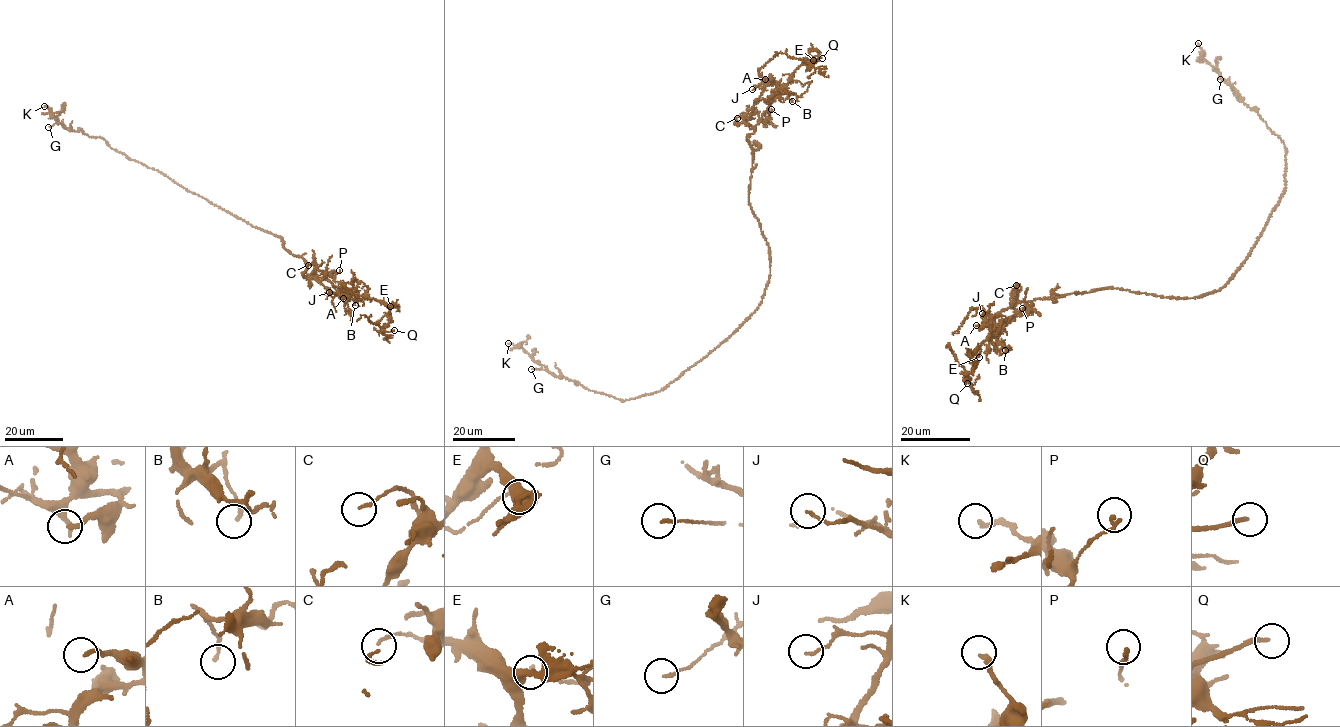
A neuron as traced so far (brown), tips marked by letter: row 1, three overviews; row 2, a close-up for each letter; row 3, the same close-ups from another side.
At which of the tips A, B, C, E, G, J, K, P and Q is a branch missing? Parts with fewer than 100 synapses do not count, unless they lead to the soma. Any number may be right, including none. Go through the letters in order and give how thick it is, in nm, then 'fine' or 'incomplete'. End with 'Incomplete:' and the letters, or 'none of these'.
A: calibre 150 nm; fine
B: calibre 120 nm; fine
C: calibre 100 nm; fine
E: calibre 110 nm; fine
G: calibre 120 nm; fine
J: calibre 110 nm; fine
K: calibre 180 nm; fine
P: calibre 150 nm; fine
Q: calibre 170 nm; incomplete
Incomplete: Q

